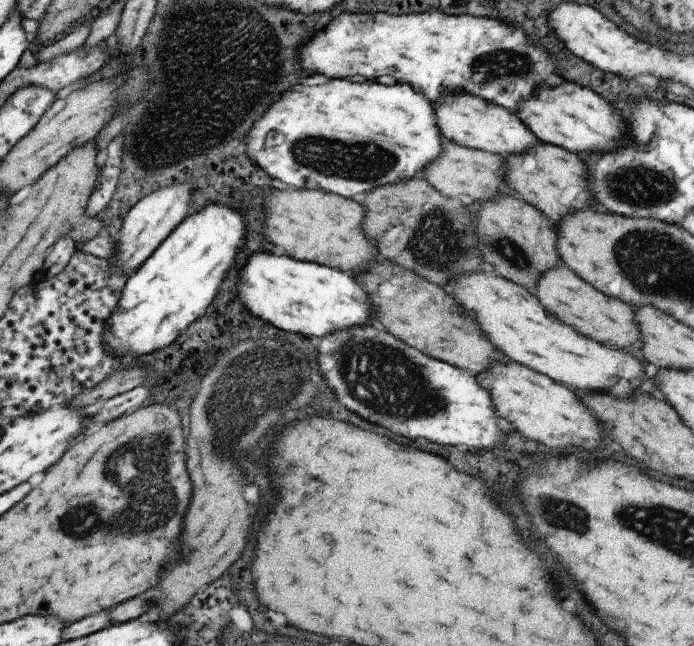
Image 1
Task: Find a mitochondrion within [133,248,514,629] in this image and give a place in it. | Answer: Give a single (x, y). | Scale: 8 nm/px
(234, 422)

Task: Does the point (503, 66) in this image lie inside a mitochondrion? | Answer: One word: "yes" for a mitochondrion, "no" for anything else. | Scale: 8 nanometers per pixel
yes

